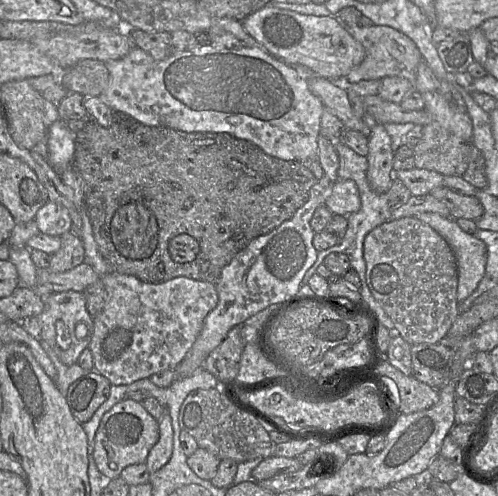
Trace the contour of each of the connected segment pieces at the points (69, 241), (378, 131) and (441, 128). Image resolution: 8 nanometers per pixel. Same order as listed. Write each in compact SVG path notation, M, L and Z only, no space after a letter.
M73 231L60 236L61 246L51 256L49 270L54 273L69 271L85 261L84 246L76 233Z
M376 123L371 129L368 139L367 179L370 187L377 193L386 193L393 179L394 152L391 138L385 125Z
M437 91L425 92L423 96L424 109L430 114L431 122L423 126L422 139L412 148L414 166L436 171L445 176L462 176L469 161L473 137L472 120L468 113L460 113L452 109L443 95Z

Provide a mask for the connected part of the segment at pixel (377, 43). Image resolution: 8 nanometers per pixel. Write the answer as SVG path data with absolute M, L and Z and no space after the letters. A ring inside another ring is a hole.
M385 25L345 26L345 28L365 49L364 60L346 75L343 82L345 85L398 76L409 80L415 86L417 68L423 57L416 44L408 36Z

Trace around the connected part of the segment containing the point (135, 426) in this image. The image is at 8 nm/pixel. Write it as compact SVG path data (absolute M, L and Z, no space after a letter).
M122 400L106 412L94 438L93 458L99 472L108 479L120 477L129 465L145 463L152 447L159 440L159 424L134 400Z

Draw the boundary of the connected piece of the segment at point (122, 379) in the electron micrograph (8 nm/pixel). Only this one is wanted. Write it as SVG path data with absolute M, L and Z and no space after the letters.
M108 273L101 276L100 280L107 292L107 302L103 310L93 318L94 328L88 348L90 349L93 356L94 371L98 372L100 375L108 379L113 386L129 385L141 379L148 379L152 375L165 370L175 370L175 368L182 362L188 351L195 343L202 329L205 318L218 304L218 293L215 284L203 281L196 281L185 277L177 277L161 284L151 284L142 282L133 276Z

